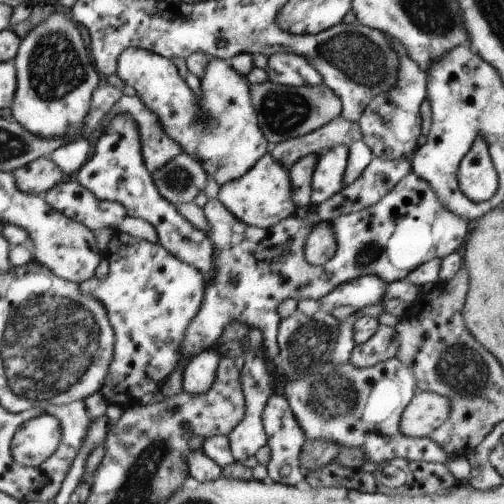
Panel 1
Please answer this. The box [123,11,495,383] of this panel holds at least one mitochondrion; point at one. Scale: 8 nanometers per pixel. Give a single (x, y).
(358, 57)

